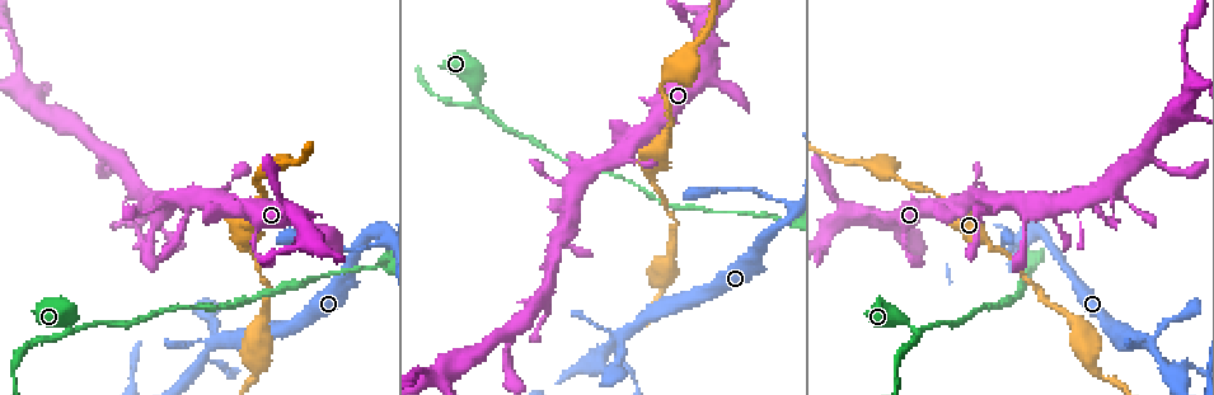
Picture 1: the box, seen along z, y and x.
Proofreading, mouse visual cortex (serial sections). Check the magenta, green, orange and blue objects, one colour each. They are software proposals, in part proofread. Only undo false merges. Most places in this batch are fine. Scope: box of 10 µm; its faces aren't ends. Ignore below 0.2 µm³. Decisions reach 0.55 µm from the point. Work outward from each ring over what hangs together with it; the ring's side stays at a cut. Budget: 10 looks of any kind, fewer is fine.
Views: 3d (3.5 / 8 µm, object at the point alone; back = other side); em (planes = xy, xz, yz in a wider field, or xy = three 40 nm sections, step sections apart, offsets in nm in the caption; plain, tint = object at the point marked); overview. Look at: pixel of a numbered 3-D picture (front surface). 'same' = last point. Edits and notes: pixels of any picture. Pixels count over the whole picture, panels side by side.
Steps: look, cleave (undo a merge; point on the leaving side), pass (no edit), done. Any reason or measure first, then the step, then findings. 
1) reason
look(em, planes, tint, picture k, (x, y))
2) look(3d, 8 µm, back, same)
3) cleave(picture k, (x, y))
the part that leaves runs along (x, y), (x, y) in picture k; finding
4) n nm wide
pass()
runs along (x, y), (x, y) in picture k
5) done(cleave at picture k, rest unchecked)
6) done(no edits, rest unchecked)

thin arm on a thick one
look(3d, 8 µm, picture 1, (475, 101))

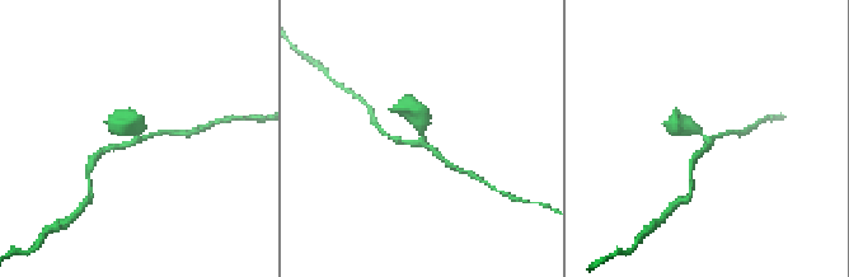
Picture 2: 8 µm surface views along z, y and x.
look(em, xy, step 2, tint, same)

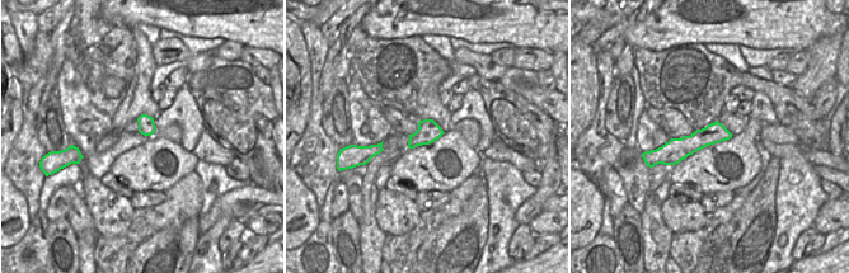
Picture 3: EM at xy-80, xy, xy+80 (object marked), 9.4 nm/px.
220 nm wide
pass()
runs along (411, 111), (420, 117), (423, 142), (449, 164) in picture 2; one cell here

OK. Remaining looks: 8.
sudden change in width
look(3d, 3.5 µm, picture 1, (1187, 61))

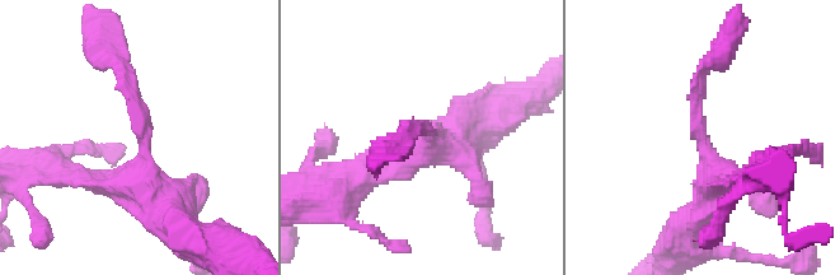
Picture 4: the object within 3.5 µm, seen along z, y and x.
look(em, xy, step 1, tint, picture 4, (703, 137))

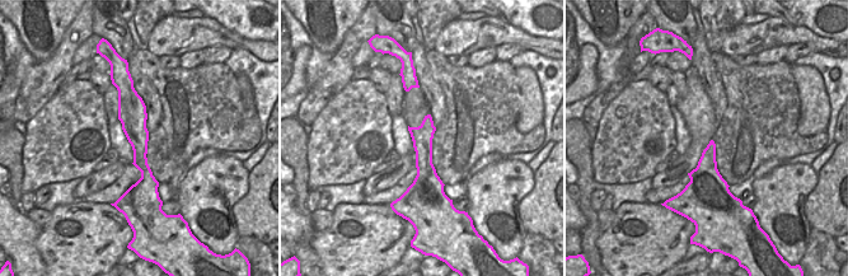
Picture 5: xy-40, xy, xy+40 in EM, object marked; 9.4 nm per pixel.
look(em, xy, step 5, tint, same)

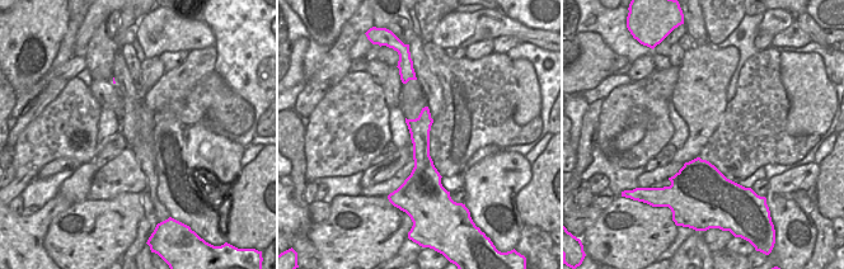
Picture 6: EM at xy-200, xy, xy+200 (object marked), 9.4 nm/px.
pass()
runs along (425, 111), (421, 177), (412, 188) in picture 6; continuous, no second cell

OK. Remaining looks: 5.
sudden change in width
look(3d, 8 µm, picture 1, (268, 315))

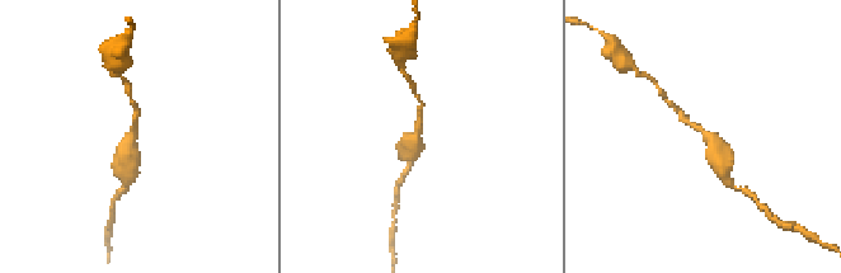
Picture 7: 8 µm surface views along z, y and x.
closer look
look(3d, 3.5 µm, same)

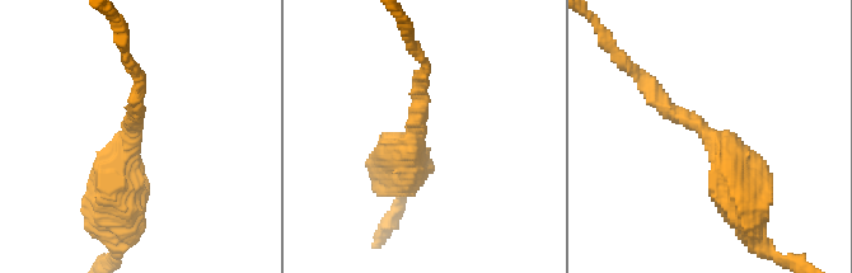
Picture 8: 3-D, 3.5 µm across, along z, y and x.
arms of 200, 500 nm
look(em, planes, tint, picture 8, (135, 137))

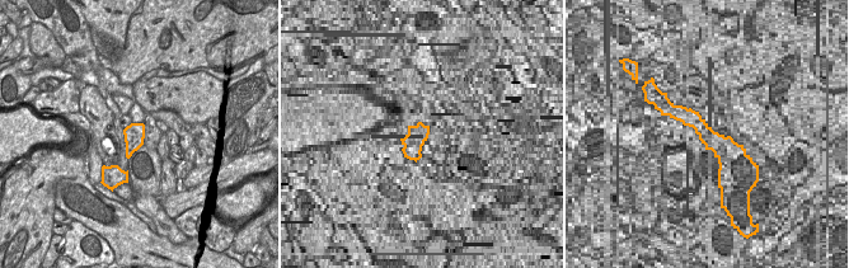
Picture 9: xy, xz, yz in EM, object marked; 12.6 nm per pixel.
pass()
runs along (645, 80), (733, 158), (742, 201) in picture 8; one cell here

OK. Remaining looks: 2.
narrows sharply
look(3d, 3.5 µm, picture 1, (937, 194))

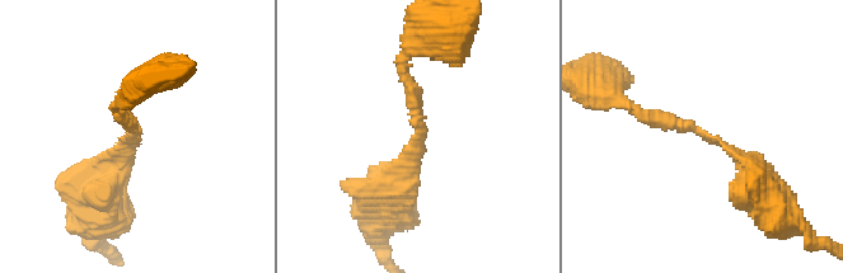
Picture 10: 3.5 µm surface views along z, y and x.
pass()
runs along (766, 196), (720, 141), (638, 113) in picture 10; continuous, no second cell

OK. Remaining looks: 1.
done(no edits, rest unchecked)

